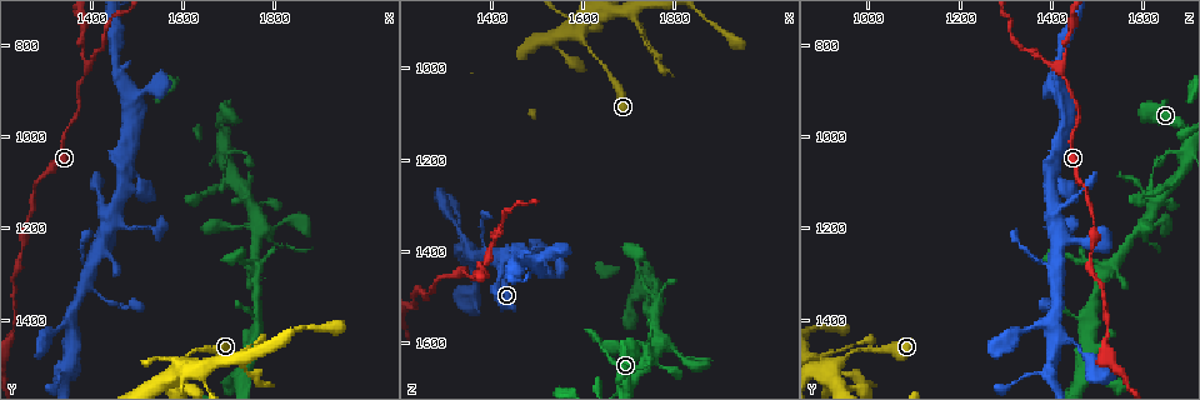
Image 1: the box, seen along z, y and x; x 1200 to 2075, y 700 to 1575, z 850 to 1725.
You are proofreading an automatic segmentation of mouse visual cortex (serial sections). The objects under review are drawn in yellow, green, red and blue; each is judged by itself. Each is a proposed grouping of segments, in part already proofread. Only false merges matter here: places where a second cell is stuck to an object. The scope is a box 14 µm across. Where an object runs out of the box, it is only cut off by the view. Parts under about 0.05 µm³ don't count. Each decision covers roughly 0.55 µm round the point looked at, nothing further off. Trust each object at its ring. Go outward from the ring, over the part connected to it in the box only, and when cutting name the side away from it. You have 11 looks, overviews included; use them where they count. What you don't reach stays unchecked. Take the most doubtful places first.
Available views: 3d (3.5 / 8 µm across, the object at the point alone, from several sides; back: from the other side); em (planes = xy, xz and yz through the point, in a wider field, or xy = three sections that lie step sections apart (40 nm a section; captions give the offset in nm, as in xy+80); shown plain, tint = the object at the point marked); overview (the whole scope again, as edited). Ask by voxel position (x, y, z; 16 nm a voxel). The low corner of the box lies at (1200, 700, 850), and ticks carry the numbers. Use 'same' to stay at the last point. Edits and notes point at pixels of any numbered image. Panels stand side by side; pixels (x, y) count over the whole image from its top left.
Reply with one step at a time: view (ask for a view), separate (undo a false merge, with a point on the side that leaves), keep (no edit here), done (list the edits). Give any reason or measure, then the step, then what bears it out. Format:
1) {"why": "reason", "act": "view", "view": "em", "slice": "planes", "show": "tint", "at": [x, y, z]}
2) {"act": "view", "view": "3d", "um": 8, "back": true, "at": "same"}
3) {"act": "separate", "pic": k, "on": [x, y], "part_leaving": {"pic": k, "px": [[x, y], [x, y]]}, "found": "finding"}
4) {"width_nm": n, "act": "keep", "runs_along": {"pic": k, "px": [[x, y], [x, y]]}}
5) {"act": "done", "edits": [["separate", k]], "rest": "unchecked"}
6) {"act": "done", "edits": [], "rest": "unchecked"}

{"why": "arms part here", "act": "view", "view": "3d", "um": 8, "at": [1390, 855, 1415]}

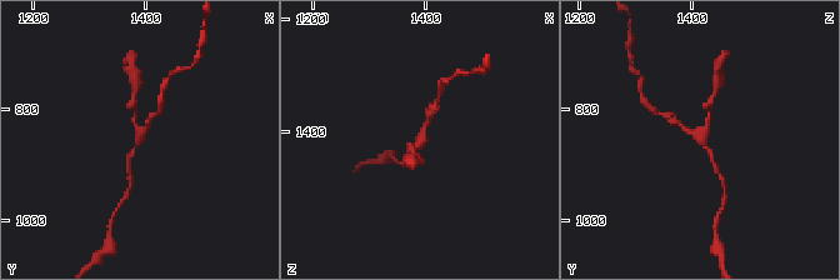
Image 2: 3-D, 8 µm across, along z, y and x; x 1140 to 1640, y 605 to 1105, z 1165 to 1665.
{"act": "view", "view": "3d", "um": 3.5, "at": [1395, 855, 1415]}

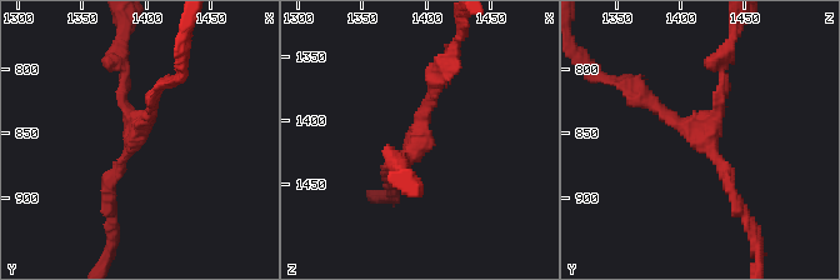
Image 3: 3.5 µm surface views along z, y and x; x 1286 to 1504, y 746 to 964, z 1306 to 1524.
{"arms": 3, "arm_widths_nm": [150, 150, 150], "act": "view", "view": "em", "slice": "xy", "step": 5, "show": "tint", "at": [1388, 854, 1414]}

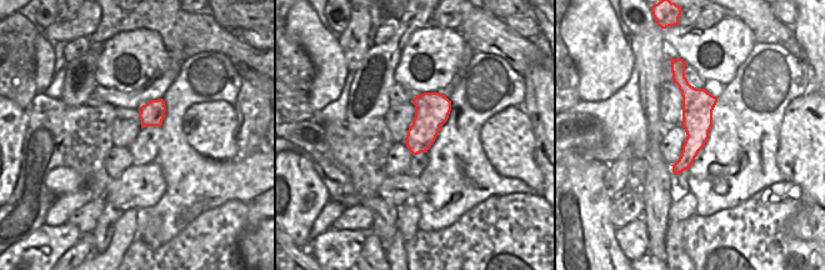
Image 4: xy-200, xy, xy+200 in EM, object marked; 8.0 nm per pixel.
{"act": "keep", "runs_along": {"pic": 4, "px": [[680, 74], [694, 143], [676, 170]]}, "found": "continuous, no second cell"}

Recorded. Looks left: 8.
{"why": "thin neck", "act": "view", "view": "3d", "um": 3.5, "at": [1365, 1430, 1415]}

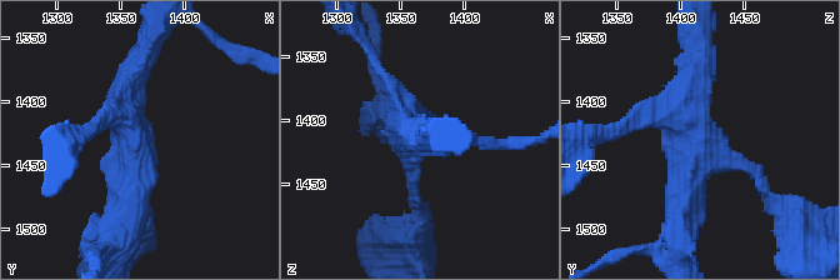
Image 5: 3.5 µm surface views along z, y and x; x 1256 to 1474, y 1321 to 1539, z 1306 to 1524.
{"arms": 4, "arm_widths_nm": [150, 250, 350, 450], "act": "view", "view": "em", "slice": "xy", "step": 5, "show": "tint", "at": [1360, 1436, 1412]}

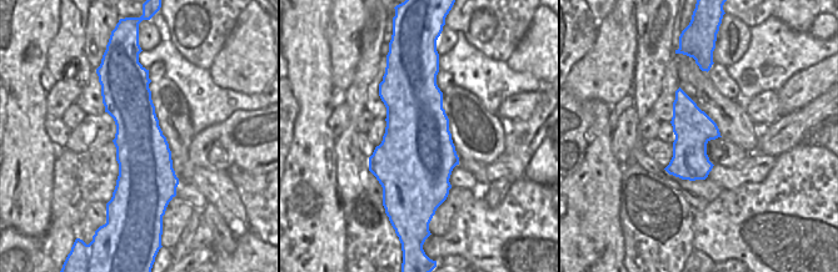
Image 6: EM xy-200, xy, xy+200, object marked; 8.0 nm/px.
{"act": "keep", "runs_along": {"pic": 5, "px": [[698, 64], [695, 144], [761, 183]]}, "found": "one cell here"}

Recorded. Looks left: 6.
{"why": "looks like a crossing", "act": "view", "view": "3d", "um": 3.5, "at": [1595, 1525, 900]}

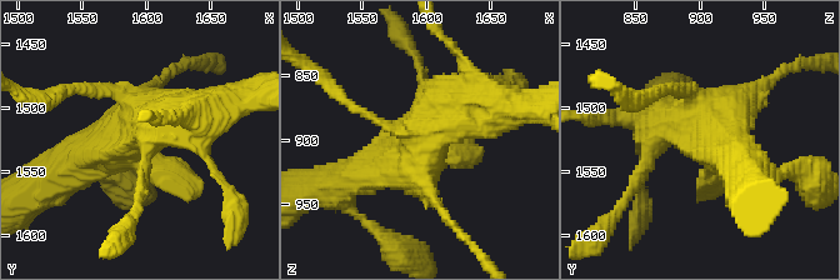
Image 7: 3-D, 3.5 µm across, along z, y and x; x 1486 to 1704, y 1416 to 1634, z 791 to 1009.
{"why": "shape alone is not enough", "act": "view", "view": "em", "slice": "xy", "step": 3, "show": "tint", "at": [1590, 1522, 906]}

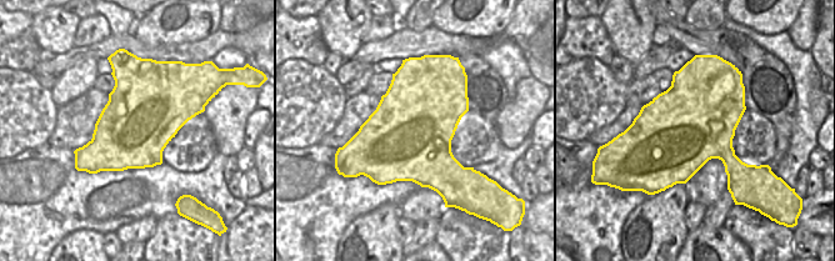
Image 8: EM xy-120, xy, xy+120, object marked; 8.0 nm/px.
{"act": "view", "view": "em", "slice": "xy", "step": 1, "show": "tint", "at": "same"}

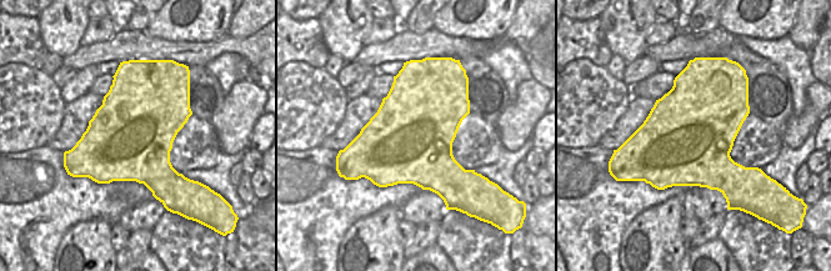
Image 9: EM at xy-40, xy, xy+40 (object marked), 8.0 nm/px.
{"act": "keep", "runs_along": {"pic": 7, "px": [[441, 211], [423, 138], [484, 100]]}, "found": "all the same cell"}

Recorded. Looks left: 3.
{"why": "a fork", "act": "view", "view": "3d", "um": 3.5, "at": [1710, 1095, 1680]}

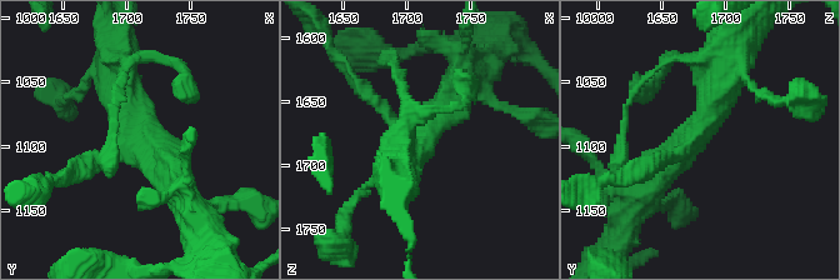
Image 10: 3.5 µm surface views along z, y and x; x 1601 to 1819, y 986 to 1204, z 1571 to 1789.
{"act": "view", "view": "em", "slice": "xy", "step": 3, "show": "tint", "at": [1708, 1092, 1678]}

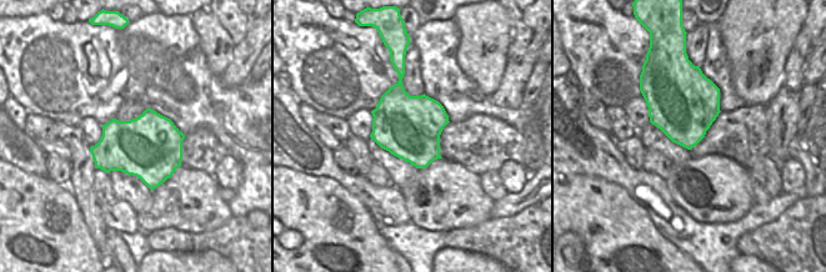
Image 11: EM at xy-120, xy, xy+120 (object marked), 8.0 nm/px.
{"arms": 3, "act": "keep", "runs_along": {"pic": 10, "px": [[730, 66], [708, 120], [646, 189]]}, "found": "all the same cell"}

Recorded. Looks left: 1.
{"act": "done", "edits": [], "rest": "unchecked"}

